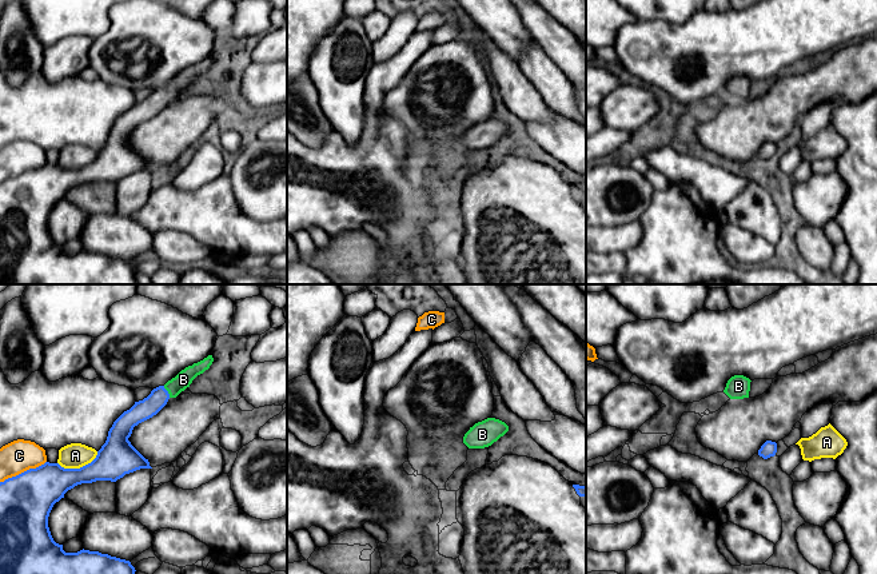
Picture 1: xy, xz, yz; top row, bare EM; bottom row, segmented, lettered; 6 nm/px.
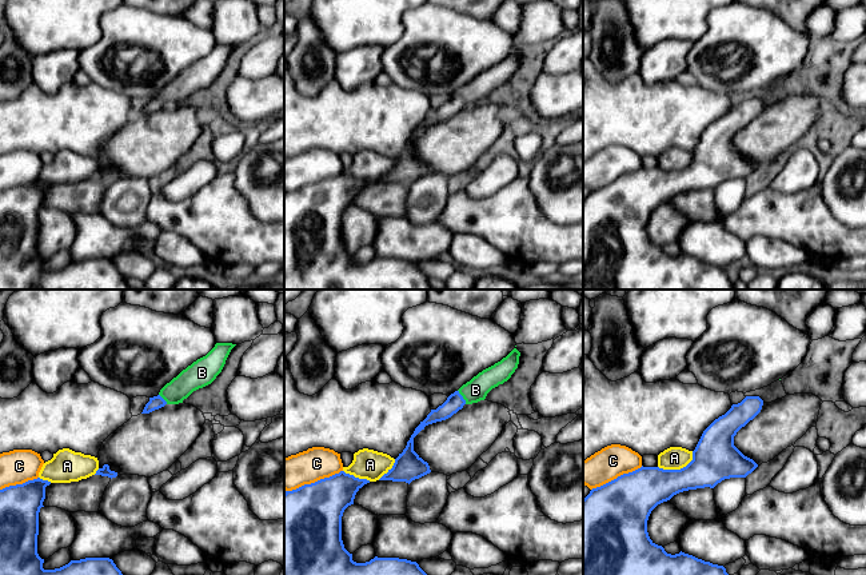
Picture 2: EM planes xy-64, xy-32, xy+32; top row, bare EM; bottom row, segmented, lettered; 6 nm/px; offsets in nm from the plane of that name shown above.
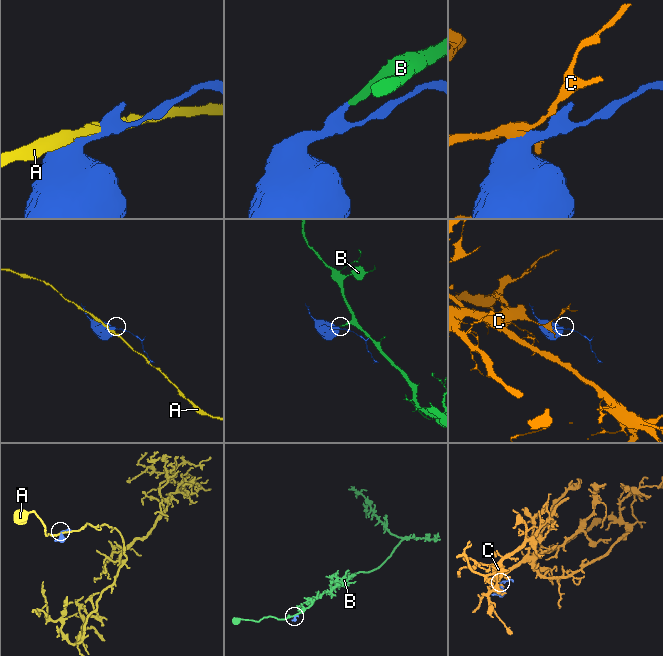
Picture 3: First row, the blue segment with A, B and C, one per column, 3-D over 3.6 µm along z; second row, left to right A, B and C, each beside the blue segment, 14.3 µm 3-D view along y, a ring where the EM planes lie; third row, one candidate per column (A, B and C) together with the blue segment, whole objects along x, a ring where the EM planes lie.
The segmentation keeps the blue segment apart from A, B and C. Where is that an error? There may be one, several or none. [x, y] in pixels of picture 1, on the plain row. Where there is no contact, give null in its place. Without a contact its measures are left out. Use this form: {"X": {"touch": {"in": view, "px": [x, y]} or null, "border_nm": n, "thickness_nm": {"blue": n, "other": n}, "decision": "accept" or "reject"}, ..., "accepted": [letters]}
{"A": {"touch": {"in": "xy", "px": [80, 168]}, "border_nm": 260, "thickness_nm": {"blue": 240, "other": 160}, "decision": "reject"}, "B": {"touch": {"in": "xy", "px": [167, 92]}, "border_nm": 80, "thickness_nm": {"blue": 120, "other": 100}, "decision": "accept"}, "C": {"touch": {"in": "xy", "px": [24, 172]}, "border_nm": 300, "thickness_nm": {"blue": 320, "other": 190}, "decision": "reject"}, "accepted": ["B"]}

